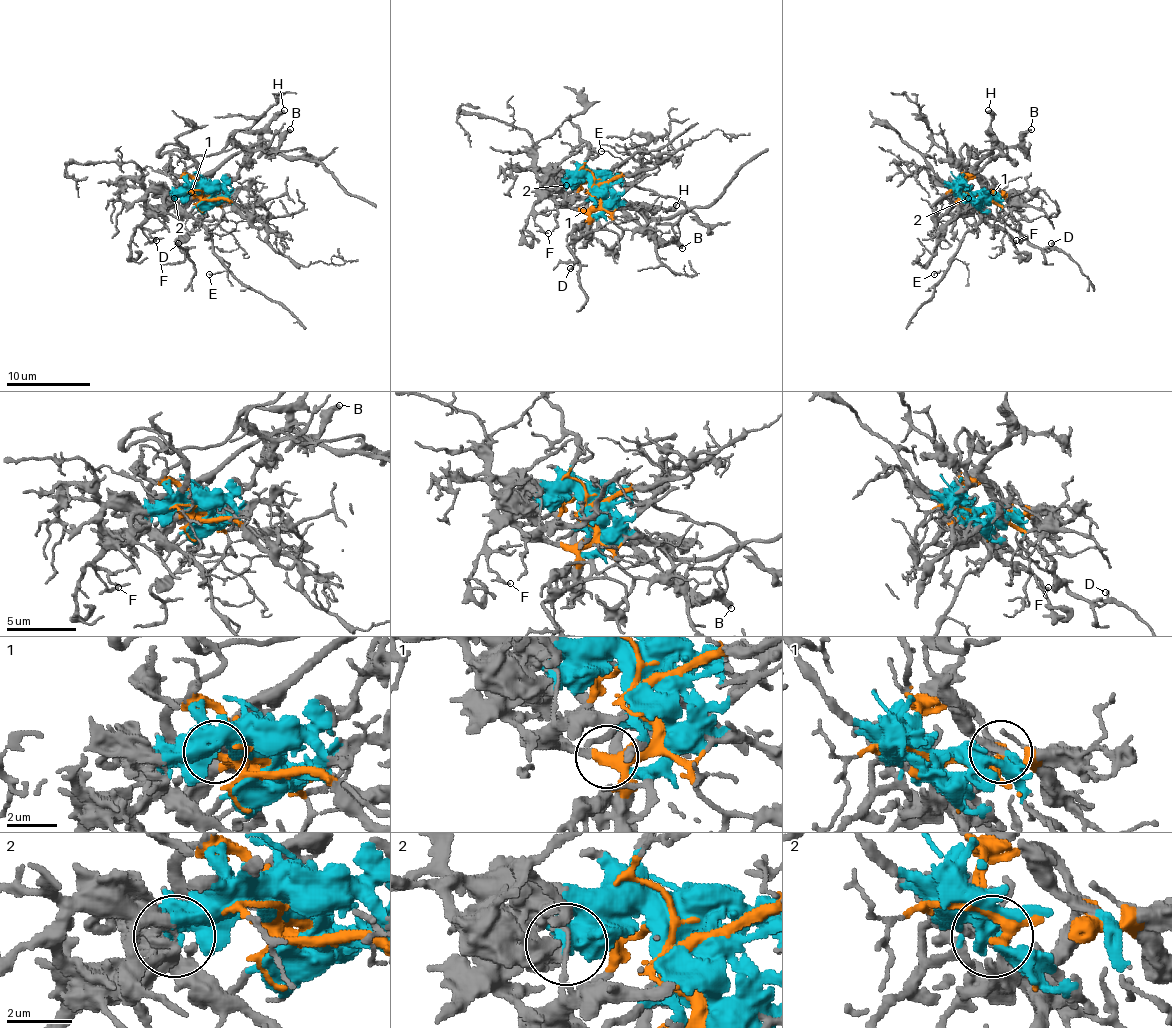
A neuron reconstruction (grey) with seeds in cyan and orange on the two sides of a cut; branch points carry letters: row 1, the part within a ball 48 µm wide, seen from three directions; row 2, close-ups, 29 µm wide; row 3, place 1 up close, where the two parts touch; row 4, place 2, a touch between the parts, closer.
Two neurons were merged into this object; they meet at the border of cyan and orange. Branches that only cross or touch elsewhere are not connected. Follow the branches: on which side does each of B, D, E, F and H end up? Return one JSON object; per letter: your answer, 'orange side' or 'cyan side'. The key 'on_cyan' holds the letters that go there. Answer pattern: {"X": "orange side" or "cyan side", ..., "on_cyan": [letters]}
{"B": "orange side", "D": "cyan side", "E": "orange side", "F": "cyan side", "H": "orange side", "on_cyan": ["D", "F"]}

